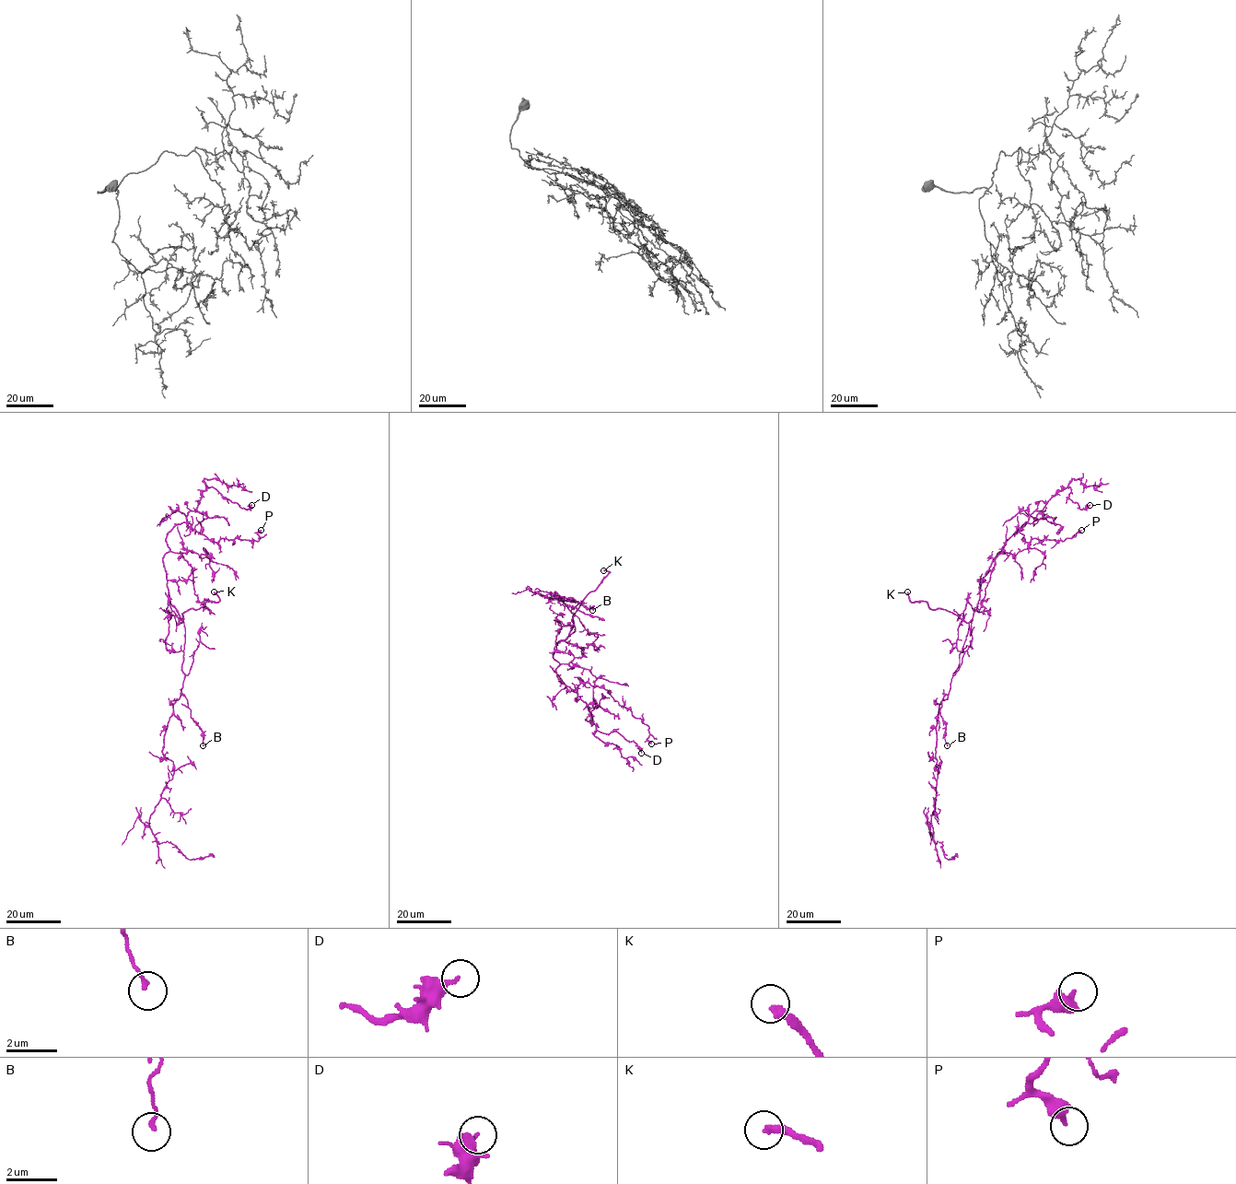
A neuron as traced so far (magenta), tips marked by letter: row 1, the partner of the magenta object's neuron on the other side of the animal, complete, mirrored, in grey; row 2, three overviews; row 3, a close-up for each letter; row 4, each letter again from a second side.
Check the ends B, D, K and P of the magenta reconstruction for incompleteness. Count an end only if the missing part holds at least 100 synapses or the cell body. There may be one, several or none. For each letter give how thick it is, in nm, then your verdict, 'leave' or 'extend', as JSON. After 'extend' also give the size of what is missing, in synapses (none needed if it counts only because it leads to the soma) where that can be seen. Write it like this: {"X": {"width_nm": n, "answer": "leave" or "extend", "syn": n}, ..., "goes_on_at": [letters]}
{"B": {"width_nm": 140, "answer": "leave"}, "D": {"width_nm": 240, "answer": "leave"}, "K": {"width_nm": 320, "answer": "extend"}, "P": {"width_nm": 320, "answer": "leave"}, "goes_on_at": ["K"]}

